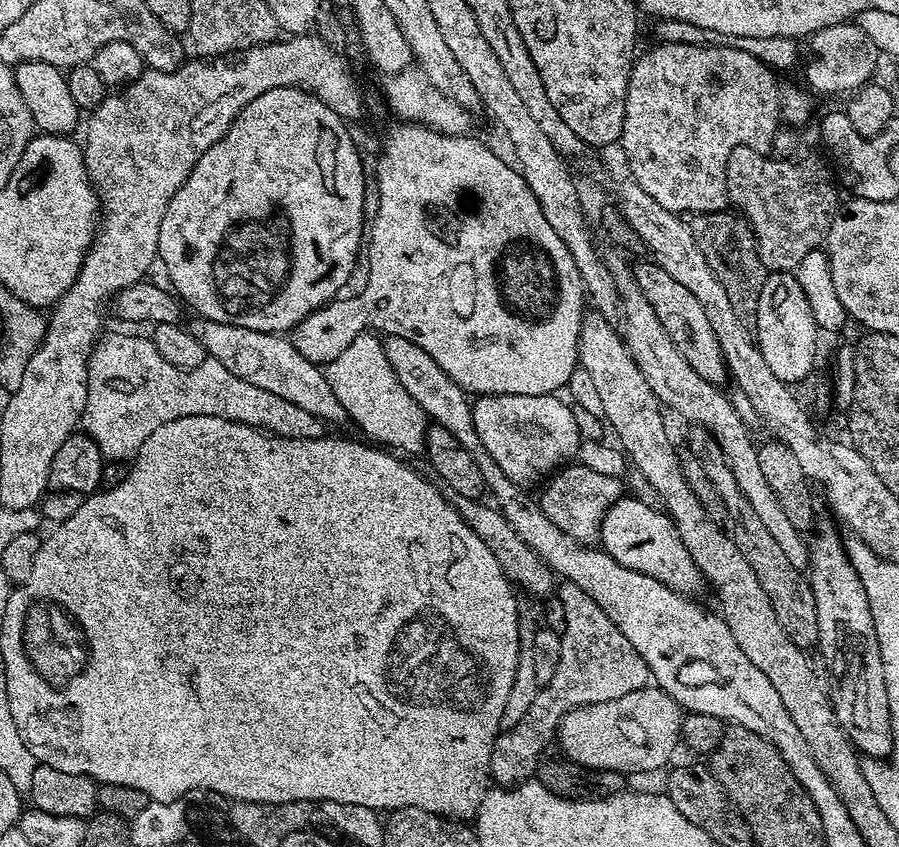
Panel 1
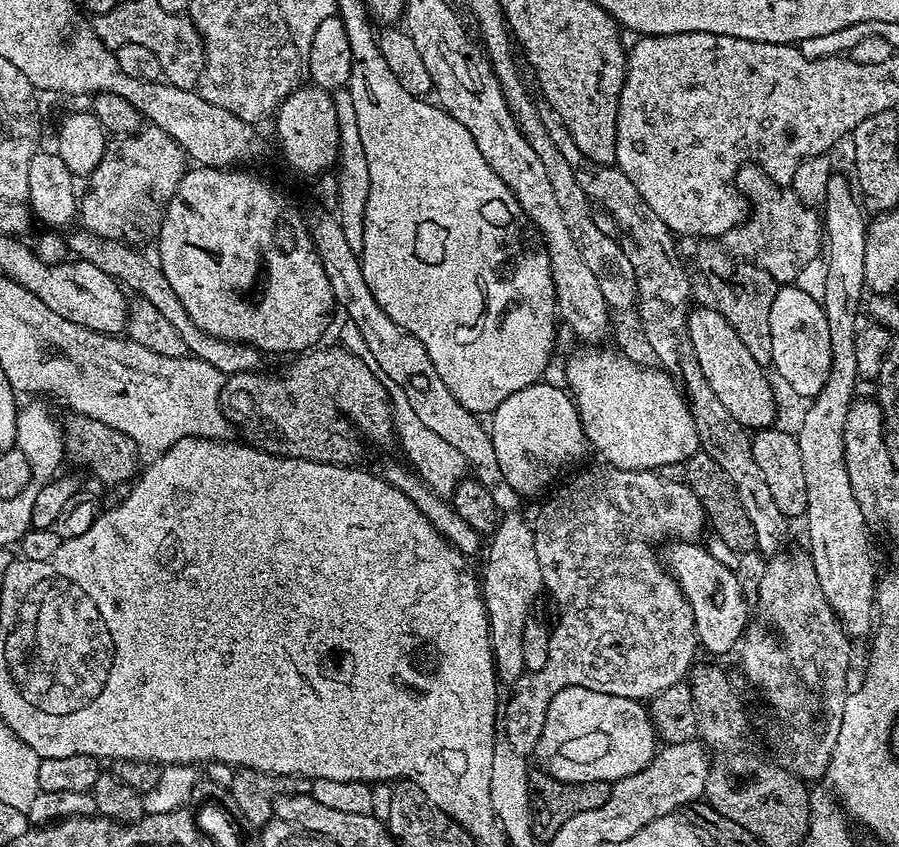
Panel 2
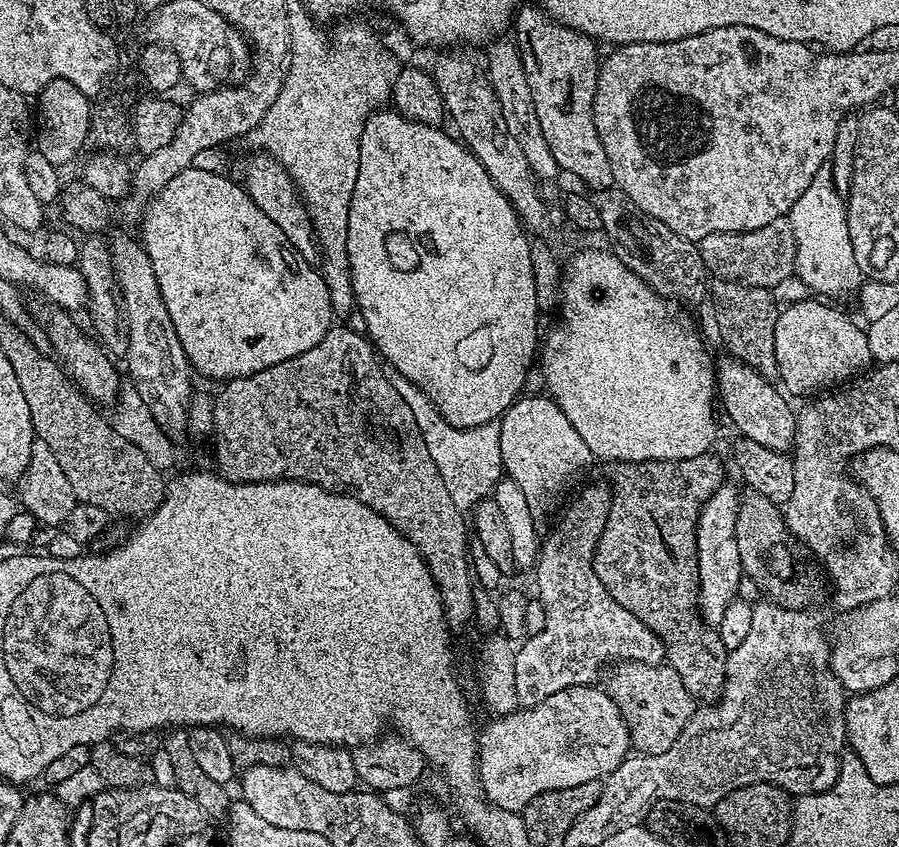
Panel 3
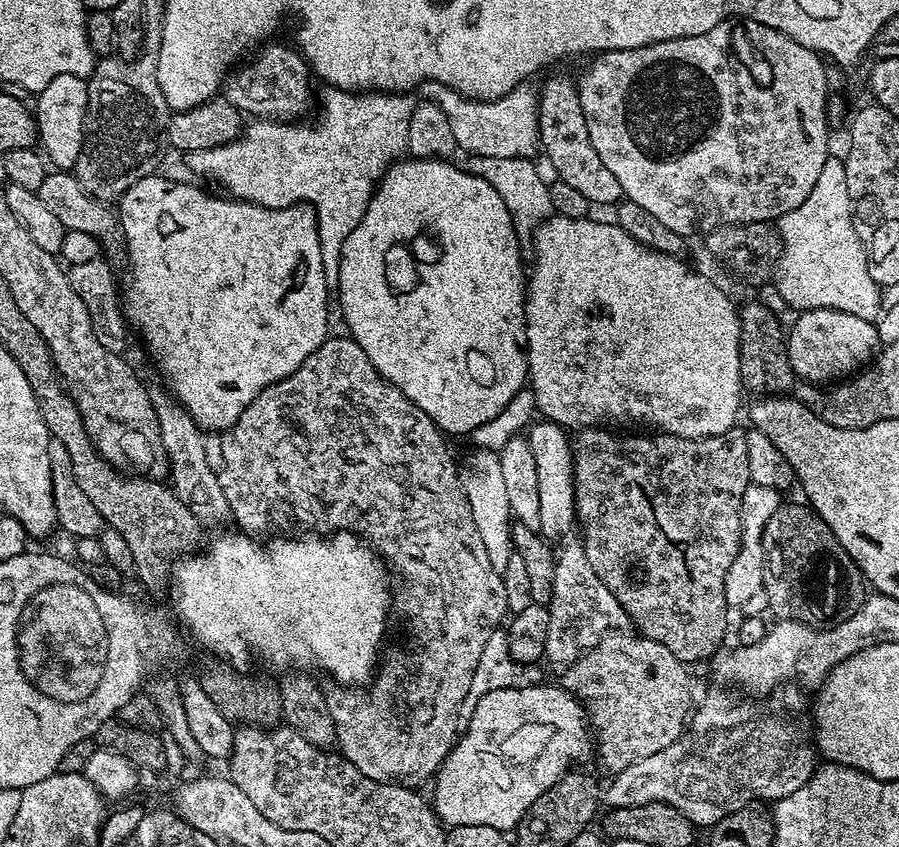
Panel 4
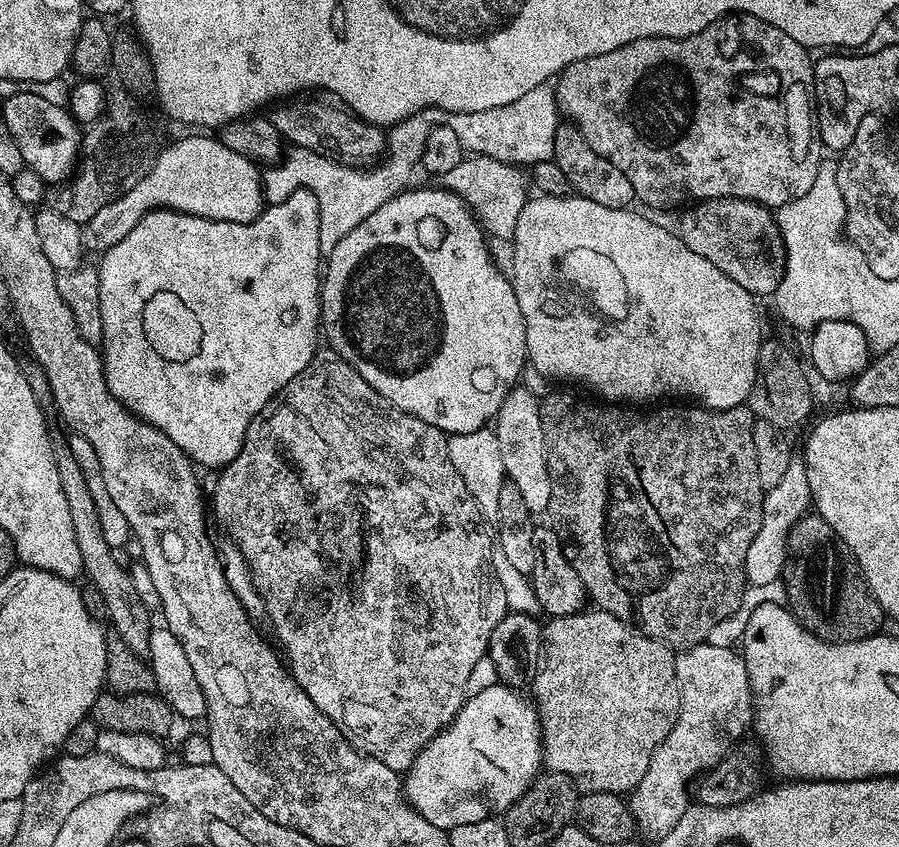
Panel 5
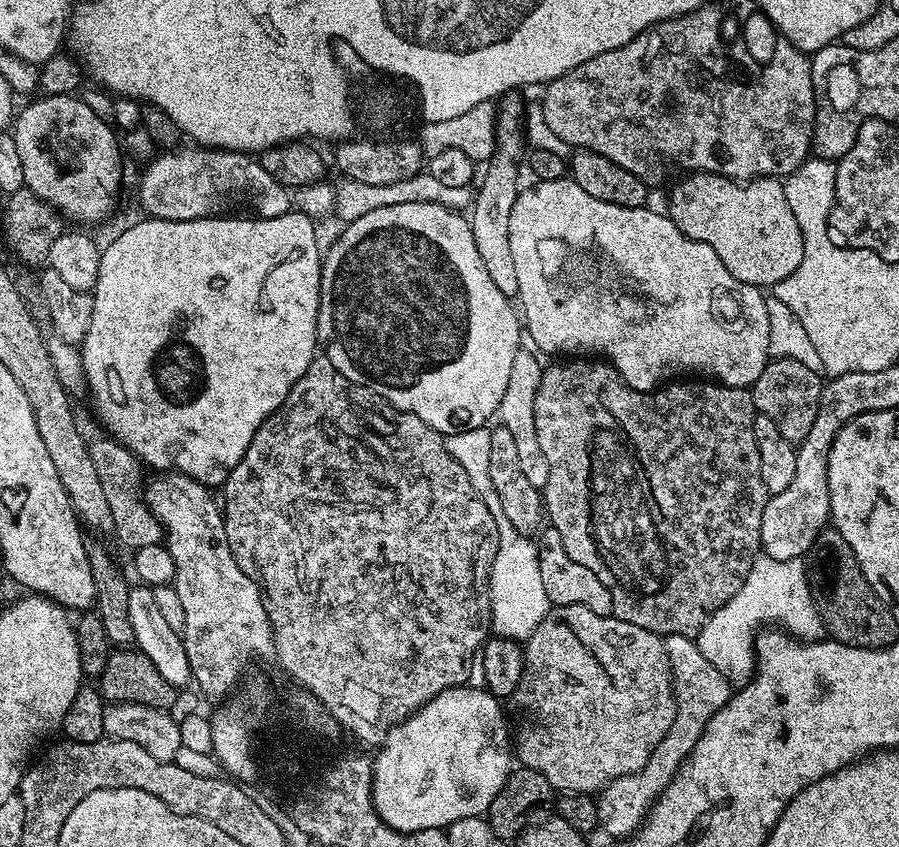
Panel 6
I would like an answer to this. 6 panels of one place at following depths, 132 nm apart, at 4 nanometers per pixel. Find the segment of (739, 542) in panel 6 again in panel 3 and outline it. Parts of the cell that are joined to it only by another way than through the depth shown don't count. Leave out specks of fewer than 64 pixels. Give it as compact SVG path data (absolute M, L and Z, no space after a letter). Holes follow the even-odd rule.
M705 454L694 458L682 458L681 460L651 460L637 464L613 463L609 467L612 469L609 470L608 477L606 477L607 483L612 489L610 514L606 518L606 530L602 530L602 538L598 538L596 553L592 556L592 576L594 579L602 582L602 586L606 586L606 590L610 594L610 598L614 598L614 602L626 606L626 610L630 610L630 614L634 614L634 618L638 618L638 622L642 622L652 633L659 636L660 641L664 644L667 663L678 674L678 678L682 678L682 686L686 686L686 690L696 702L715 702L720 699L720 691L724 689L726 662L729 654L729 650L723 645L717 629L713 625L704 623L698 607L700 569L696 563L696 529L700 520L700 512L704 509L704 503L726 483L724 464L718 457L712 455Z

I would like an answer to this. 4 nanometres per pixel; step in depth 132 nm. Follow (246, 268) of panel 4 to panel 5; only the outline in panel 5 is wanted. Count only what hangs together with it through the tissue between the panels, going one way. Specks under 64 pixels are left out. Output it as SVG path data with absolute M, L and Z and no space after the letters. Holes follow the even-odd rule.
M299 188L299 189L298 189L298 190L294 190L294 194L290 194L290 198L286 198L286 199L285 199L285 200L283 200L283 201L282 201L282 202L278 202L278 203L277 203L277 204L268 204L268 205L267 205L267 207L265 207L265 208L264 208L264 209L263 209L263 212L262 212L262 213L261 213L261 215L260 215L260 216L259 216L259 217L257 217L257 219L256 219L256 220L254 220L254 221L252 221L252 222L250 222L250 223L249 223L249 224L235 224L235 223L234 223L234 222L228 222L228 221L214 221L214 220L207 220L207 219L206 219L206 218L202 218L202 217L194 217L194 216L191 216L191 215L190 215L190 214L188 214L188 213L186 213L186 212L173 212L173 211L172 211L172 210L170 210L170 209L166 209L166 208L159 208L159 209L157 209L157 210L156 210L156 211L155 211L155 212L150 212L150 213L146 213L146 215L145 215L145 216L144 216L144 217L143 217L143 218L141 218L141 221L140 221L140 222L138 222L138 224L137 224L137 225L136 225L136 226L134 226L134 230L131 230L131 231L130 231L130 234L127 234L127 236L126 236L126 238L123 238L123 240L121 240L121 241L120 241L120 242L118 242L118 244L117 244L117 245L114 245L114 246L110 246L110 248L109 248L109 249L108 249L108 251L105 251L105 252L104 252L104 253L103 253L103 255L101 255L101 256L100 256L100 257L99 257L99 258L101 258L101 260L100 260L100 264L99 264L99 263L98 263L98 271L99 271L99 274L100 274L100 301L101 301L101 302L102 302L102 330L103 330L103 331L104 331L104 342L103 342L103 345L102 345L102 355L103 355L103 358L104 358L104 377L105 377L105 378L106 378L106 384L107 384L107 385L108 385L108 386L110 386L110 392L111 392L111 393L112 393L112 394L114 394L114 396L115 396L115 397L116 397L116 398L118 398L118 399L119 399L119 400L121 400L121 402L123 402L123 404L124 404L124 405L125 405L125 406L126 406L126 407L128 407L128 408L129 408L129 410L130 410L130 411L131 411L131 412L132 412L132 413L134 413L134 414L135 414L135 415L136 415L136 416L140 416L140 417L142 417L142 418L143 418L143 420L145 420L145 422L146 422L146 423L148 423L148 424L152 424L152 425L154 425L154 426L155 426L155 428L157 428L157 429L158 429L158 430L162 430L162 434L166 434L166 438L170 438L170 442L174 442L174 446L178 446L178 447L179 447L179 448L180 448L180 449L182 449L182 450L183 450L183 451L184 451L184 453L185 453L185 454L186 454L186 455L188 455L188 459L189 459L189 460L191 460L191 461L192 461L192 463L193 463L193 465L196 465L196 466L199 466L199 467L200 467L200 468L201 468L201 469L203 469L203 468L202 468L202 467L204 467L204 468L213 468L213 470L219 470L219 469L221 469L221 468L224 468L224 467L226 467L226 465L227 465L227 464L228 464L228 463L229 463L229 462L230 462L230 461L232 461L232 459L233 459L233 458L234 458L234 457L235 457L235 456L236 456L236 455L237 455L237 454L238 454L238 453L239 453L239 452L240 452L240 451L241 451L241 450L242 450L242 446L243 446L243 445L244 445L244 439L245 439L245 438L246 438L246 430L247 430L247 429L248 429L248 427L249 427L249 426L250 426L250 422L251 422L251 421L252 421L252 420L253 420L253 419L254 419L254 417L255 417L255 416L257 416L257 414L258 414L258 413L259 413L259 412L261 412L261 410L262 410L262 409L263 409L263 408L264 408L264 407L266 407L266 406L267 406L267 405L268 405L268 401L270 401L270 400L273 400L273 399L274 399L274 398L275 398L275 396L276 396L276 395L278 395L278 393L280 393L280 391L281 391L281 390L282 390L282 389L284 389L284 387L285 387L285 386L286 386L286 382L290 382L290 381L291 381L291 380L292 380L292 379L293 379L293 378L294 378L294 377L296 377L296 376L297 376L297 375L298 375L298 374L302 374L302 370L306 370L306 366L307 366L307 365L308 365L308 363L310 363L310 361L311 361L311 360L312 360L312 357L313 357L313 356L315 356L315 355L316 355L316 353L317 353L317 351L318 351L318 345L316 345L316 336L317 336L317 340L318 340L318 333L319 333L319 332L320 332L320 331L321 331L321 328L322 328L322 325L321 325L321 322L320 322L320 281L321 281L321 279L322 279L322 253L321 253L321 250L320 250L320 211L319 211L319 210L318 210L318 198L317 198L317 197L316 197L316 195L315 195L315 194L314 194L314 193L313 193L313 192L311 192L311 191L310 191L310 190L306 190L306 189L305 189L305 188Z

